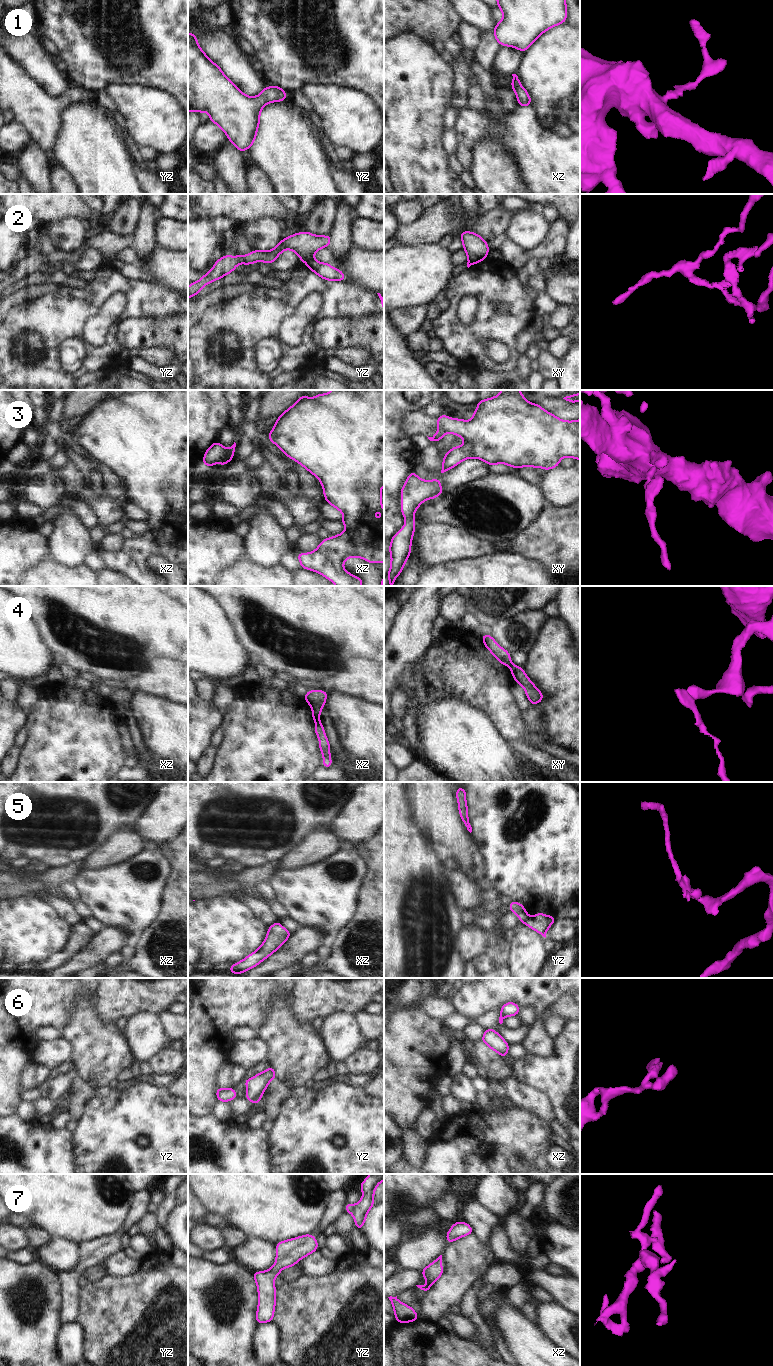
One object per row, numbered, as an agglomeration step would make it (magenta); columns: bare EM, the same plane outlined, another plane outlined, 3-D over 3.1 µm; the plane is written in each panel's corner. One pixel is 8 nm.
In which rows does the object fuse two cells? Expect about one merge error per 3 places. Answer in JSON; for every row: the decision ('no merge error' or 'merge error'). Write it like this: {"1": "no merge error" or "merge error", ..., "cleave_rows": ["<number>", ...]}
{"1": "no merge error", "2": "merge error", "3": "no merge error", "4": "merge error", "5": "merge error", "6": "no merge error", "7": "no merge error", "cleave_rows": ["2", "4", "5"]}

